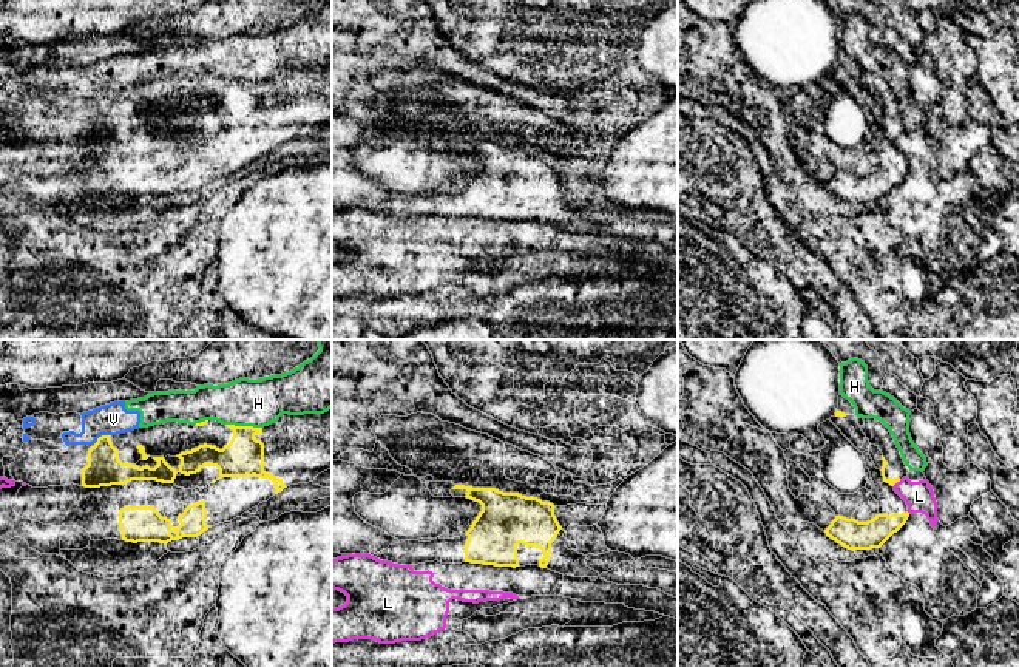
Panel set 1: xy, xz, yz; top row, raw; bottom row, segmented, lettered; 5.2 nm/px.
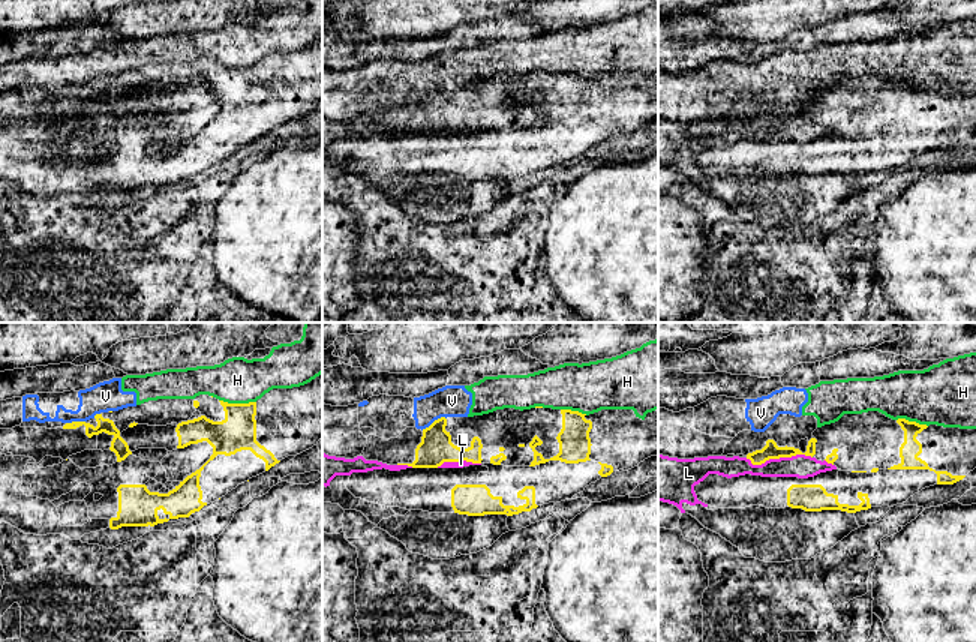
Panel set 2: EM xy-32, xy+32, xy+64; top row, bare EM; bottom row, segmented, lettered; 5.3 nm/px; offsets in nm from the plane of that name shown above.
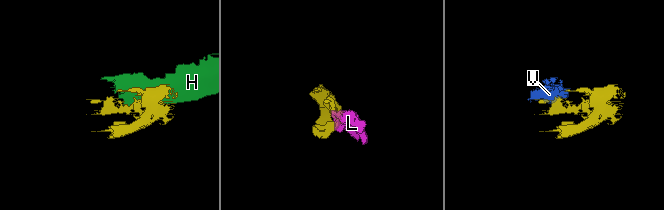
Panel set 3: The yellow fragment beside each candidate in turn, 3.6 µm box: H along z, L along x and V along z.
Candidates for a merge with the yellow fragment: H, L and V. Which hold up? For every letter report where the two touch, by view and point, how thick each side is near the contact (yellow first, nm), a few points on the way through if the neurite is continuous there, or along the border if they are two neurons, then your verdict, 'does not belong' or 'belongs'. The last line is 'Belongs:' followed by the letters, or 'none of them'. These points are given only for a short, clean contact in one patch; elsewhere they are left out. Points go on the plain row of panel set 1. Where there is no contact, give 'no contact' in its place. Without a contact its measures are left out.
H: xy (244, 81) | 200/240 nm | does not belong
L: yz (896, 136) | 40/160 nm | does not belong
V: xy (102, 90) | 180/170 nm | does not belong
Belongs: none of them

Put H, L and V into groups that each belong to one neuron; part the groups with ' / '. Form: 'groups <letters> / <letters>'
groups H V / L

